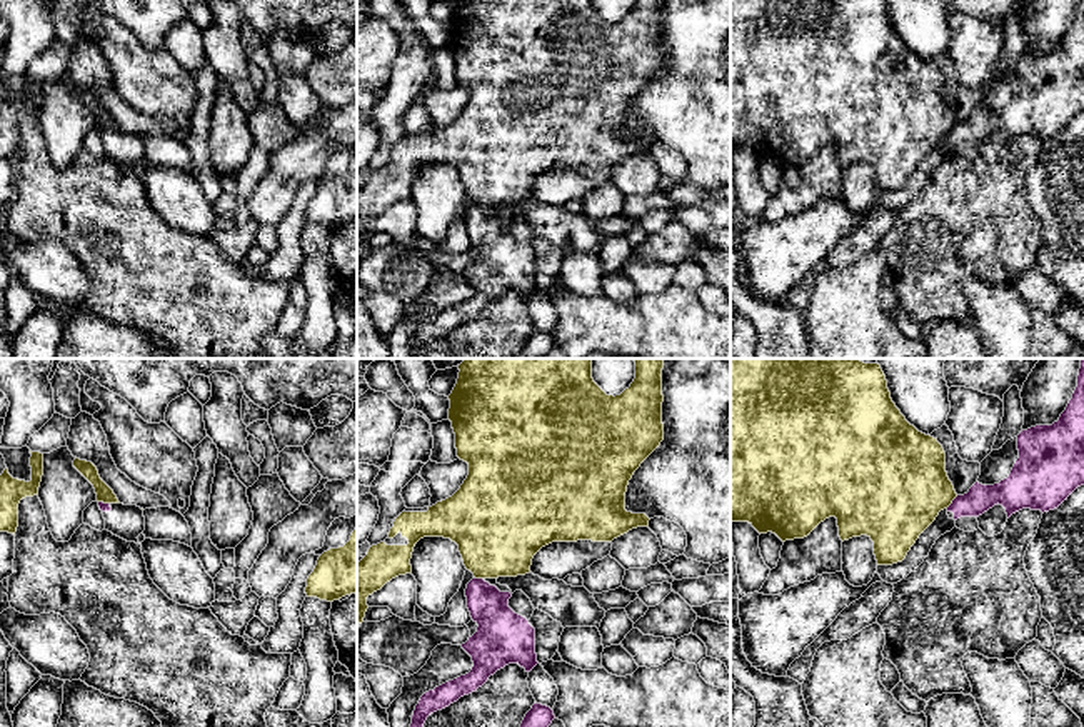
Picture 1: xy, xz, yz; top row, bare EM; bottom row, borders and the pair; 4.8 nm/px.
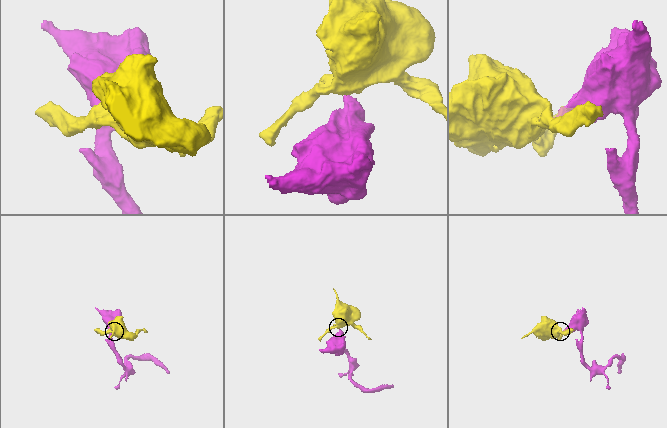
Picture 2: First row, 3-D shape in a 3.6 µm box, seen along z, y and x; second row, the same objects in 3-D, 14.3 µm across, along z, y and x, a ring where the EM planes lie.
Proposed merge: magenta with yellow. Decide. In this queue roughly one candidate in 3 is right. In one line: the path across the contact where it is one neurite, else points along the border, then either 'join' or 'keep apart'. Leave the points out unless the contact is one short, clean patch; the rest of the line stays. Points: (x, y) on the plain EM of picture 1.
border yz (958, 122), (946, 134); keep apart

